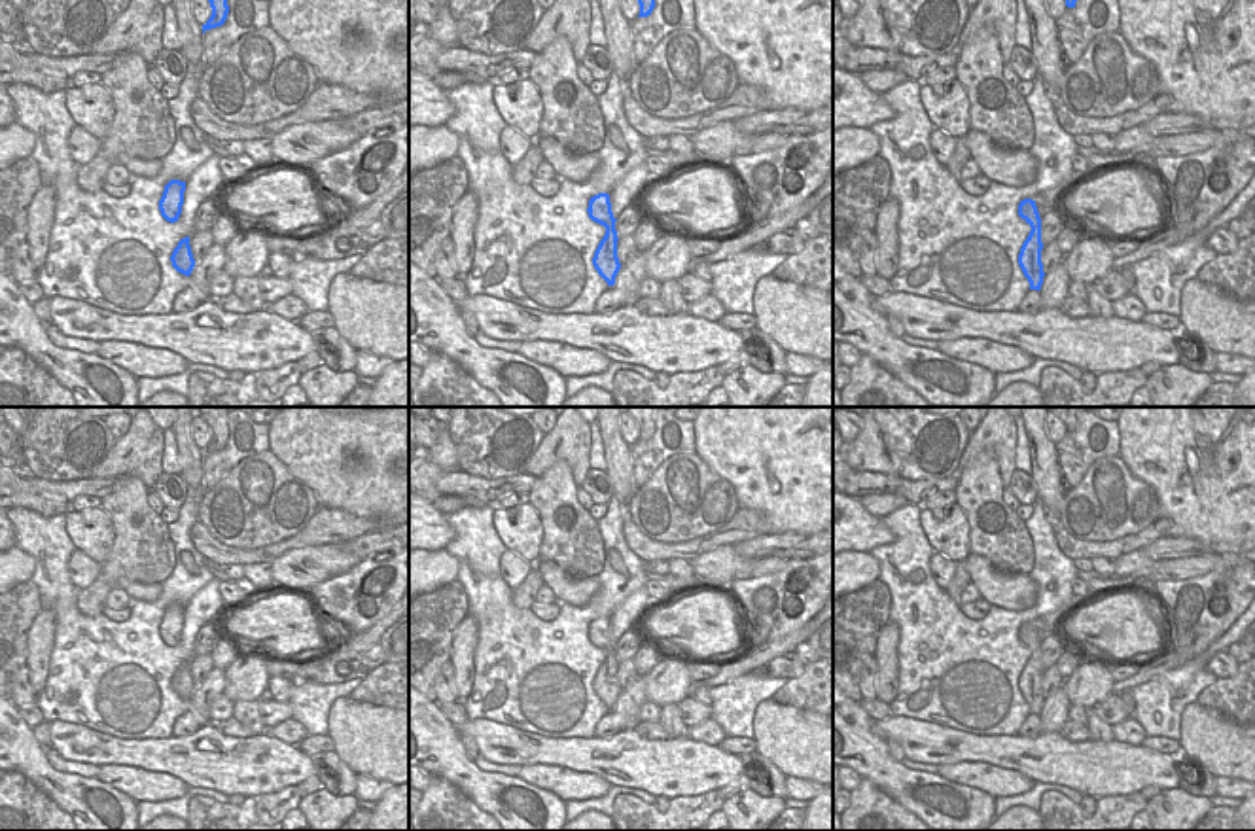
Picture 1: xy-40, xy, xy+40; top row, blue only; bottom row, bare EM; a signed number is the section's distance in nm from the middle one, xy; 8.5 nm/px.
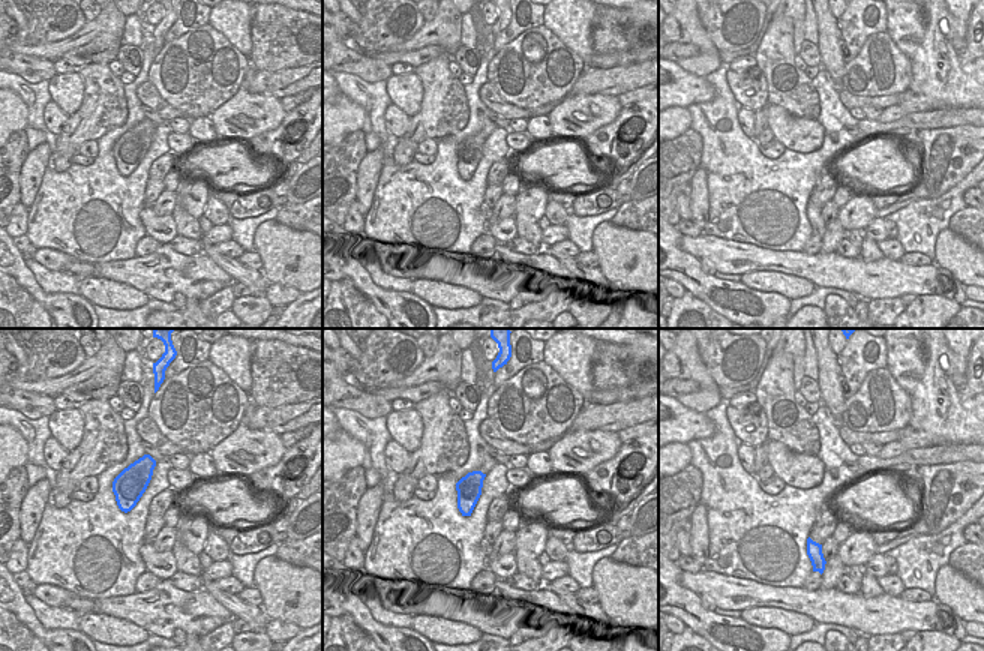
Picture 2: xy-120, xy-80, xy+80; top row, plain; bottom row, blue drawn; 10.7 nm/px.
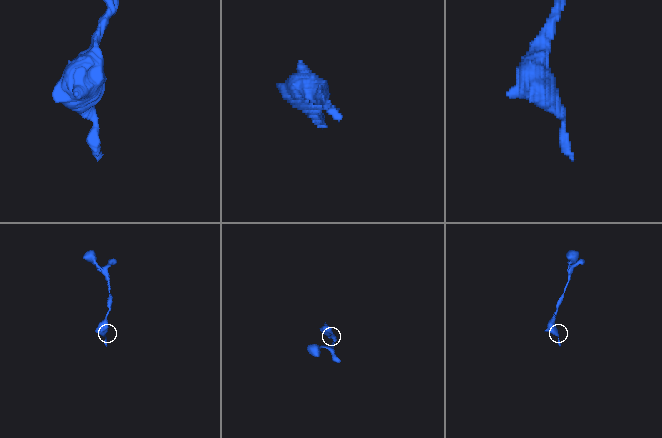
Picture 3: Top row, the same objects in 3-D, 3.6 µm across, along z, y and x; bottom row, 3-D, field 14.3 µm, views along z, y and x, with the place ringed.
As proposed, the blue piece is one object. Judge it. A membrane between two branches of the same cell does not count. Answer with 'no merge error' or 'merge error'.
no merge error

